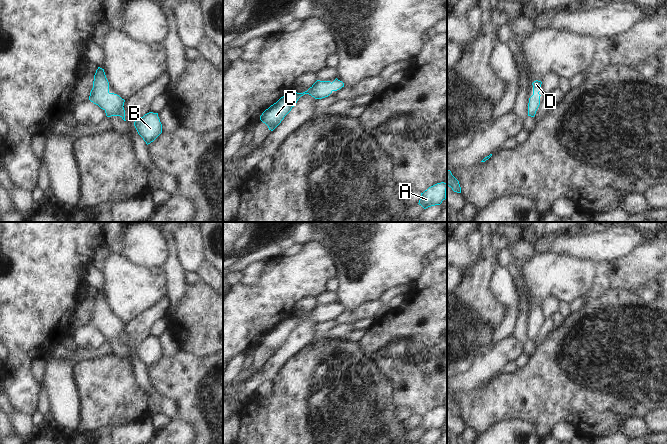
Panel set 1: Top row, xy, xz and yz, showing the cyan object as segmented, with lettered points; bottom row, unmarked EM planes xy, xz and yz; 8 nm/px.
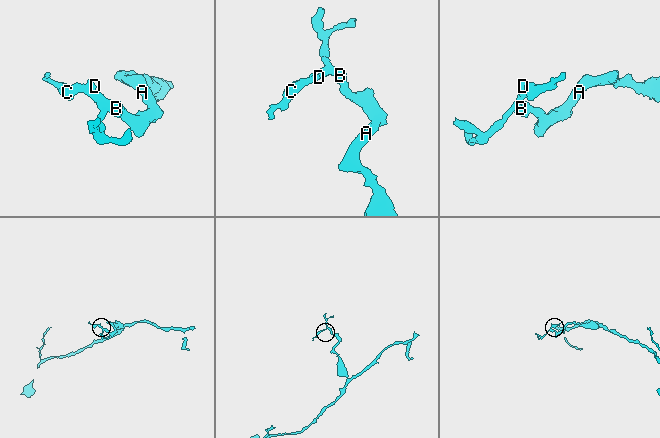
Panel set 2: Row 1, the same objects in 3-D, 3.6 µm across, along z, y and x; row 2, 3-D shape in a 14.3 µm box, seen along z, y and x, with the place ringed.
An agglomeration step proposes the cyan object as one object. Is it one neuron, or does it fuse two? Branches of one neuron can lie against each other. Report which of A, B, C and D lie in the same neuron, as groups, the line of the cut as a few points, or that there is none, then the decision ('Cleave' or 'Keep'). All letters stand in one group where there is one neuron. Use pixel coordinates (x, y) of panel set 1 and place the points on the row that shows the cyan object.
Groups: A B C D. No split. Keep

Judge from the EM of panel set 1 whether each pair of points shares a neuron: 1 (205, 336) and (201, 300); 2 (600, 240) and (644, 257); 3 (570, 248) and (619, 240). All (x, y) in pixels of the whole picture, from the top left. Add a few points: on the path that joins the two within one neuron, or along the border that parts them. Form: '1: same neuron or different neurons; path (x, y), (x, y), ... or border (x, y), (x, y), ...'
1: same neuron; path (205, 327), (201, 309)
2: different neurons; border (651, 240), (638, 245), (623, 256), (608, 260)
3: same neuron; path (582, 246), (607, 245)

